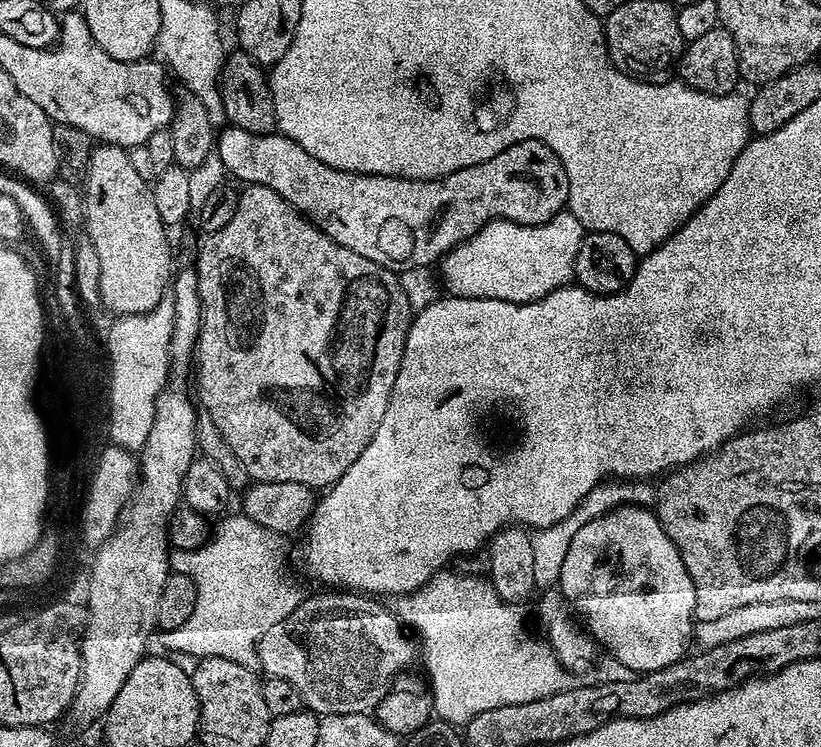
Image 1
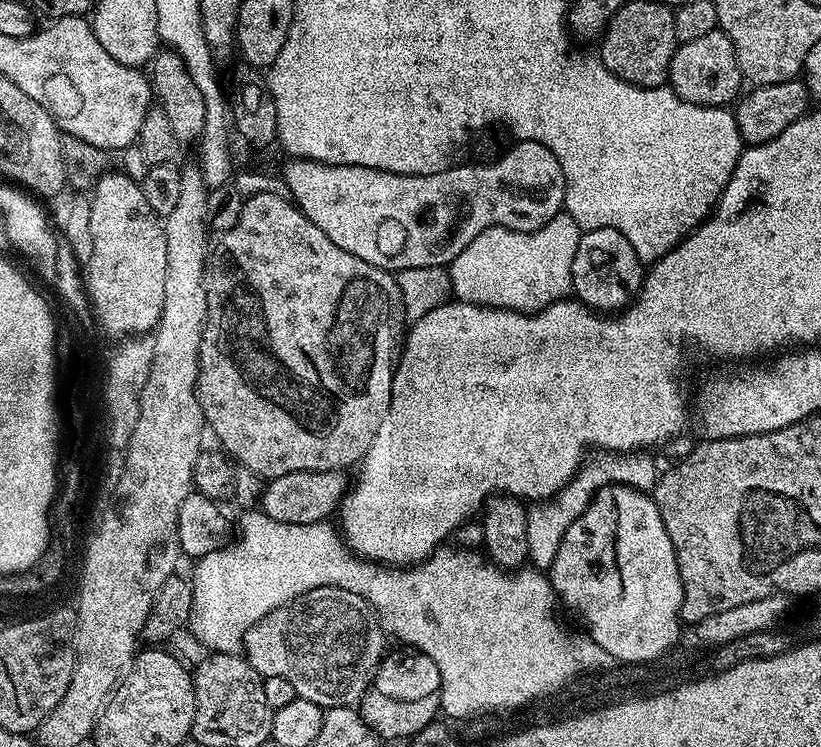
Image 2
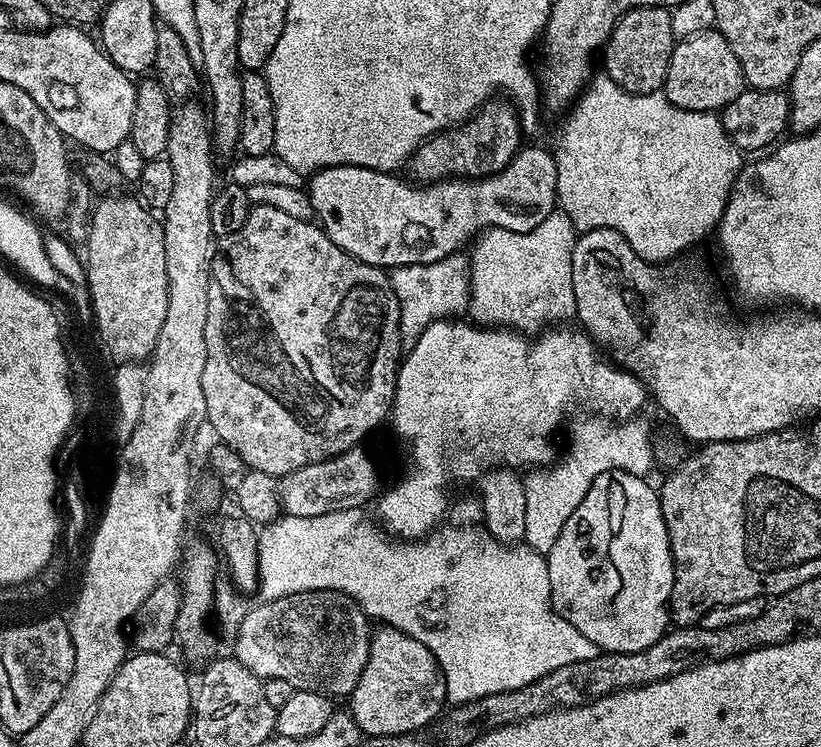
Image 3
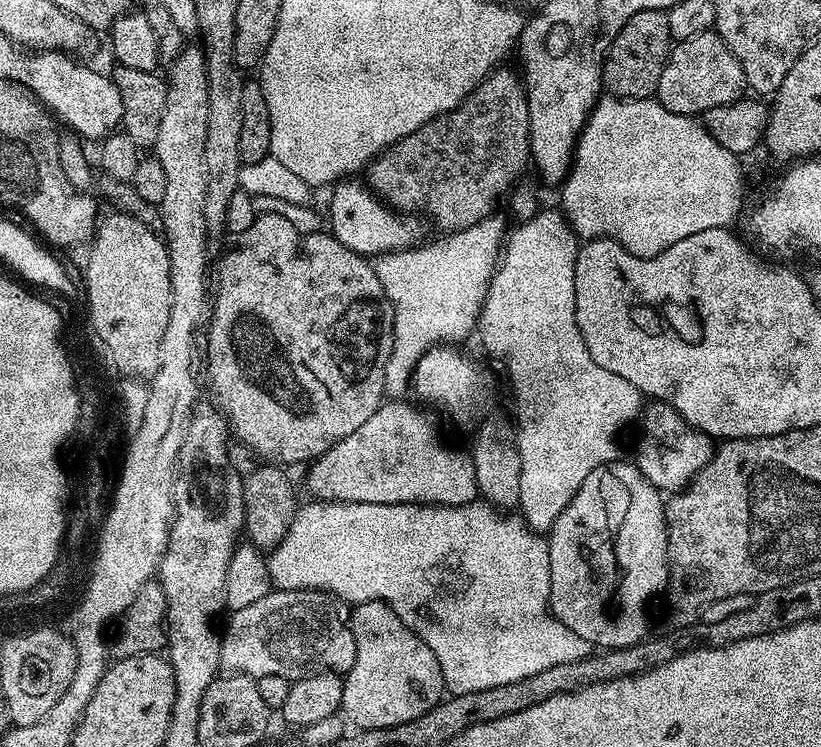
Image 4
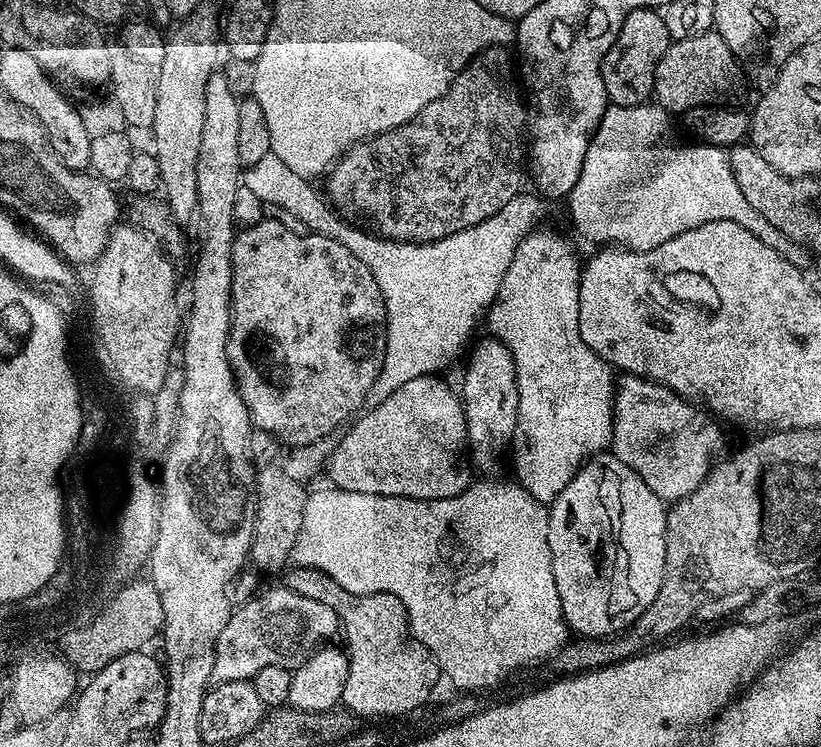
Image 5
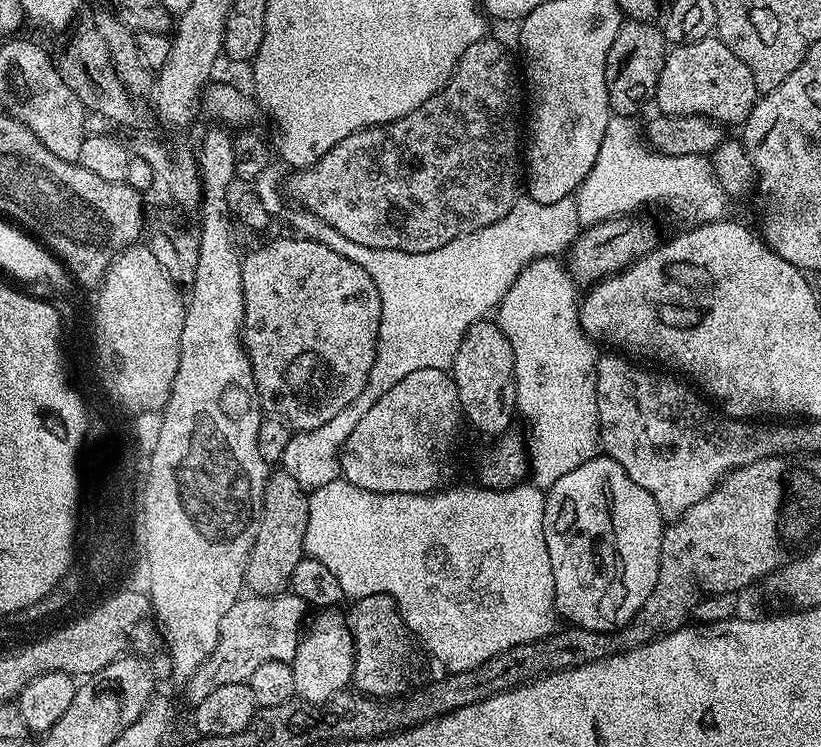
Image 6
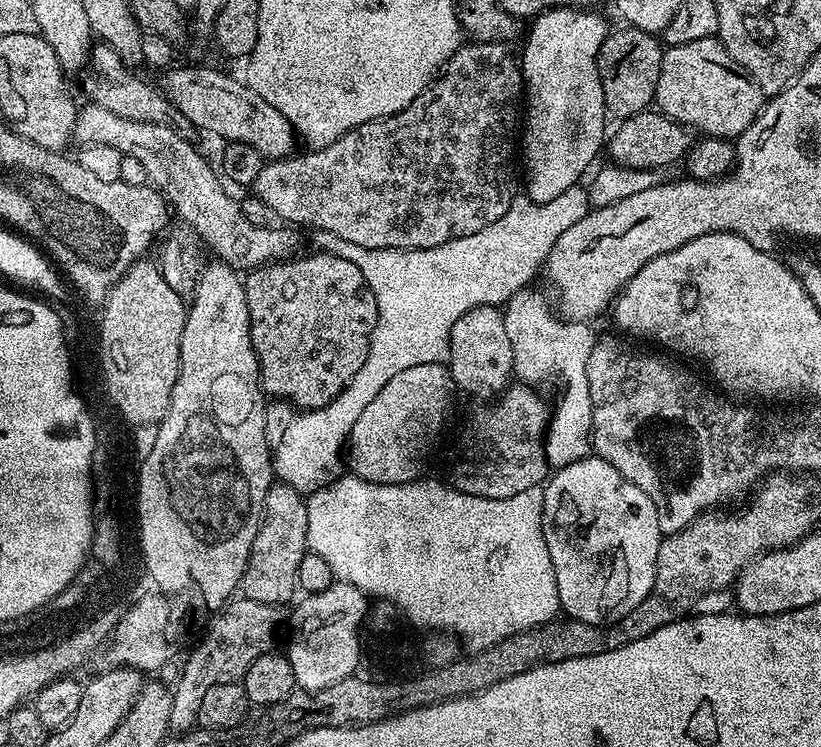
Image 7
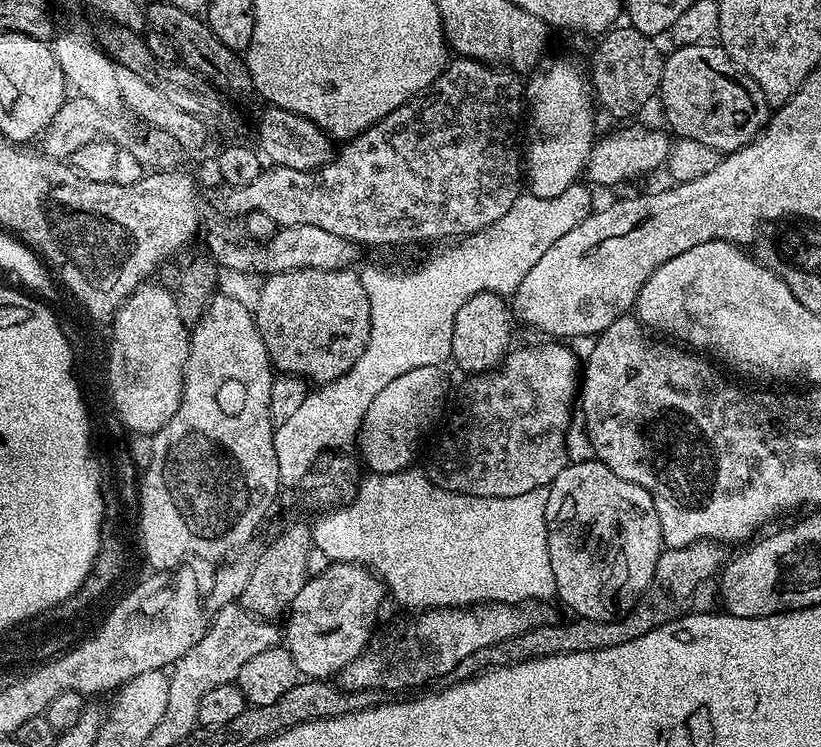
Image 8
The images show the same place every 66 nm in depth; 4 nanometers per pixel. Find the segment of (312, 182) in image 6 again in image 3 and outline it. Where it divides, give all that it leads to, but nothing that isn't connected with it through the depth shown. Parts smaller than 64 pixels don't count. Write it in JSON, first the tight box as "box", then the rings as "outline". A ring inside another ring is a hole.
{"box":[410,98,522,182],"outline":[[[493,98],[476,109],[463,124],[423,140],[410,157],[411,179],[435,182],[445,178],[479,178],[494,174],[505,168],[520,151],[520,132],[522,125],[517,109],[507,99]]]}

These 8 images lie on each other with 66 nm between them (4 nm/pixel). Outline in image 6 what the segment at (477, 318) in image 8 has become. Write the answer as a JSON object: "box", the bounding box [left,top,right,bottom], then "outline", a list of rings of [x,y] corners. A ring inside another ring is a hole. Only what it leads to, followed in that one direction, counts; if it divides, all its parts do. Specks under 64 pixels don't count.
{"box":[450,318,518,438],"outline":[[[485,318],[477,322],[474,326],[470,326],[470,330],[466,330],[466,334],[462,338],[462,344],[458,346],[458,354],[454,354],[454,362],[450,369],[450,375],[454,383],[456,383],[456,388],[458,390],[458,398],[460,399],[460,410],[465,421],[468,420],[477,428],[480,432],[485,432],[488,438],[495,438],[507,431],[513,425],[512,415],[515,417],[517,415],[518,409],[516,406],[516,379],[514,378],[514,350],[510,350],[510,342],[506,338],[506,334],[502,334],[500,325],[493,322],[491,319]]]}

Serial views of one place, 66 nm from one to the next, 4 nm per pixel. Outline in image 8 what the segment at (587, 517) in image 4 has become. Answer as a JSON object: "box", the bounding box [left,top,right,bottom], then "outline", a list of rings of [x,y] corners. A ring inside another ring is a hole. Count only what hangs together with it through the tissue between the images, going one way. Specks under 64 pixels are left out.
{"box":[546,458,662,620],"outline":[[[595,458],[565,464],[547,489],[546,530],[558,600],[581,620],[616,620],[625,616],[654,578],[662,551],[658,510],[654,510],[650,494],[642,486],[618,478],[614,470]]]}

